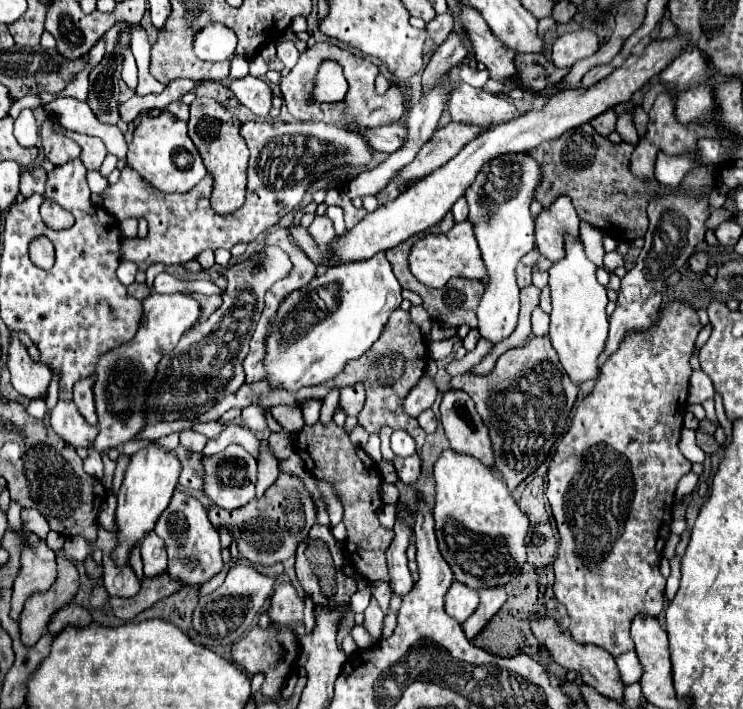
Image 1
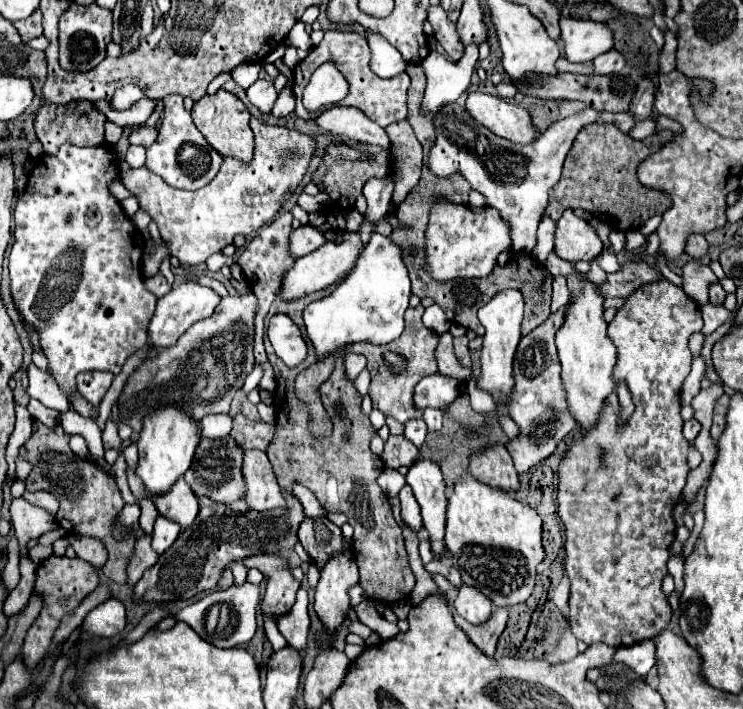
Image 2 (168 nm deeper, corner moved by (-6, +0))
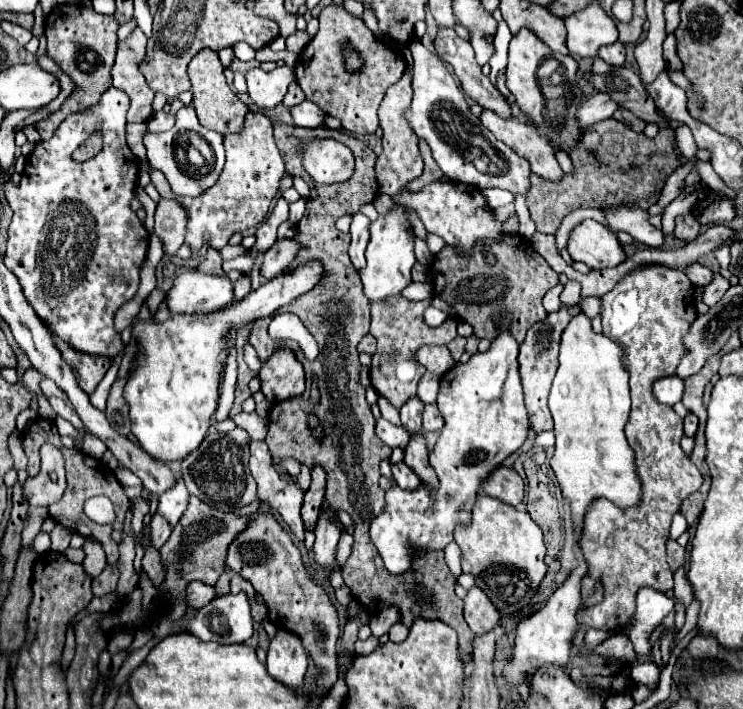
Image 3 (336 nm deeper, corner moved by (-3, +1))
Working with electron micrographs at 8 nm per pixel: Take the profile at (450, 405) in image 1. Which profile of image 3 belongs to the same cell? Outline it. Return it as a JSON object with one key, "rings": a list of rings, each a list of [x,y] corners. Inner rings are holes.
{"rings":[[[499,465],[485,481],[481,481],[481,491],[509,505],[519,505],[523,499],[523,479],[513,469]]]}

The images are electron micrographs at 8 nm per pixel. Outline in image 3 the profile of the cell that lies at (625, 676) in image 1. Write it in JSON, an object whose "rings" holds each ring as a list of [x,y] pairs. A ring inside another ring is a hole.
{"rings":[[[653,657],[645,661],[633,661],[631,663],[631,679],[645,683],[645,685],[657,685],[659,681],[659,667]]]}

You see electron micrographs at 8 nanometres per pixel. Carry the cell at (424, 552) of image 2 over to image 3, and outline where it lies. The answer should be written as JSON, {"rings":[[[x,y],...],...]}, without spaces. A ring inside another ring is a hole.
{"rings":[[[451,541],[443,551],[445,551],[445,561],[447,561],[451,573],[455,577],[459,577],[461,575],[461,551],[459,551],[459,547],[455,545],[455,541]]]}

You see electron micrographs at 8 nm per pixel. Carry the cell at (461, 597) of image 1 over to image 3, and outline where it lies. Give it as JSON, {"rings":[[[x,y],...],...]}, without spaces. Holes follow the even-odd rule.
{"rings":[[[471,587],[465,595],[465,621],[475,635],[489,633],[501,619],[497,607],[489,603],[489,597],[479,587]]]}

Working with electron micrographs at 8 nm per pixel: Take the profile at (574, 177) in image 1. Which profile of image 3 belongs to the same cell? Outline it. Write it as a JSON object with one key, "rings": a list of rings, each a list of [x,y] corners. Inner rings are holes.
{"rings":[[[605,119],[589,127],[569,151],[573,173],[563,175],[561,181],[547,181],[533,175],[533,191],[529,191],[527,207],[537,231],[555,233],[561,219],[581,207],[609,209],[617,205],[639,205],[639,209],[649,209],[657,203],[667,177],[681,167],[673,149],[673,137],[671,129],[661,129],[655,139],[649,139],[643,133],[629,131],[629,127],[615,119]]]}

